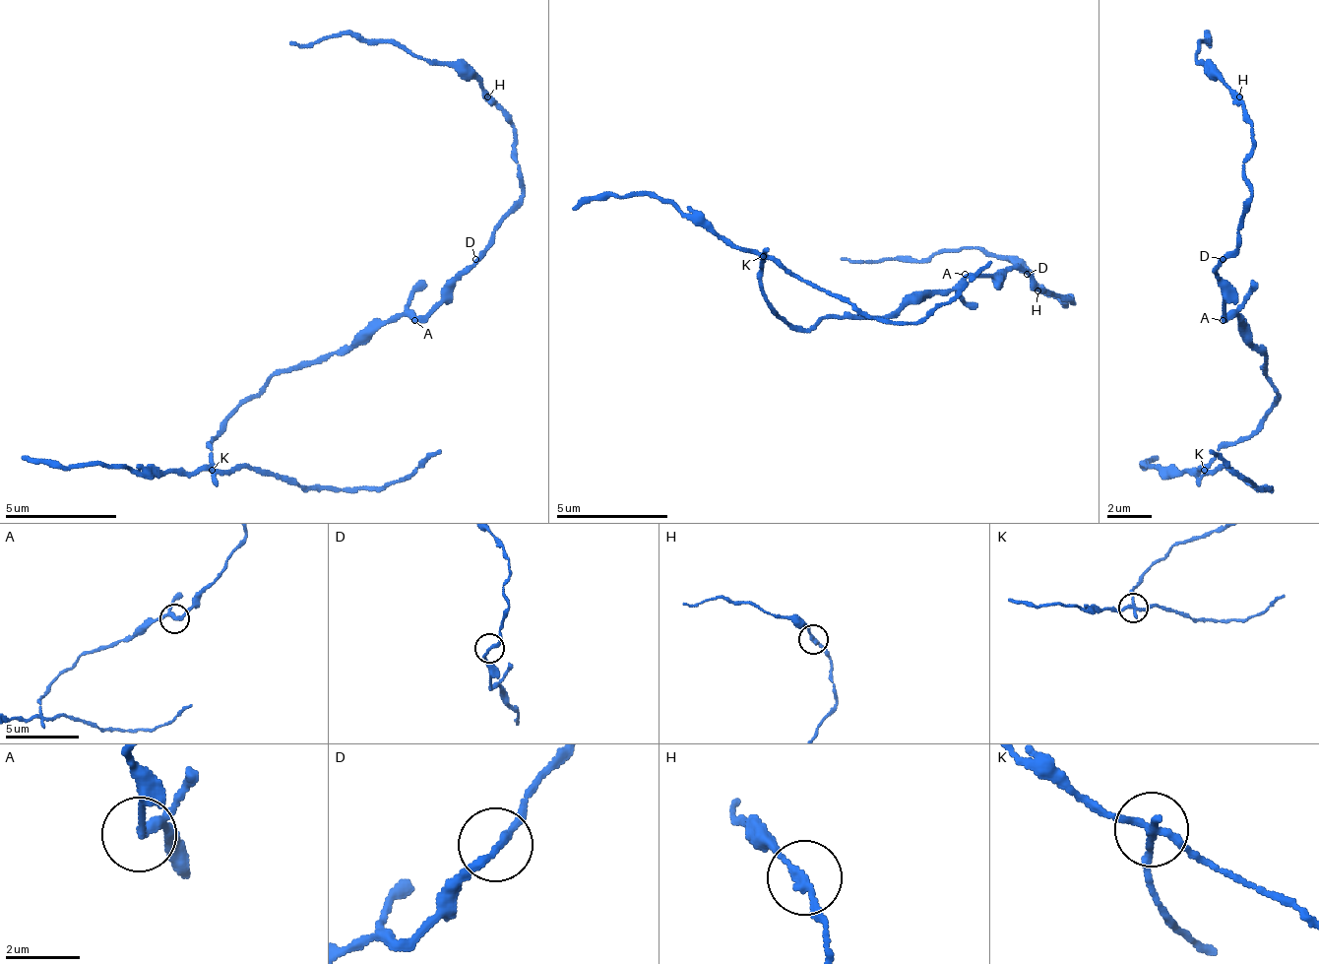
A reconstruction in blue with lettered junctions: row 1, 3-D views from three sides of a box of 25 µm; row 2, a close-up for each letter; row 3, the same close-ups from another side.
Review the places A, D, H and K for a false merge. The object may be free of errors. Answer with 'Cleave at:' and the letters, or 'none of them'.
Cleave at: K

